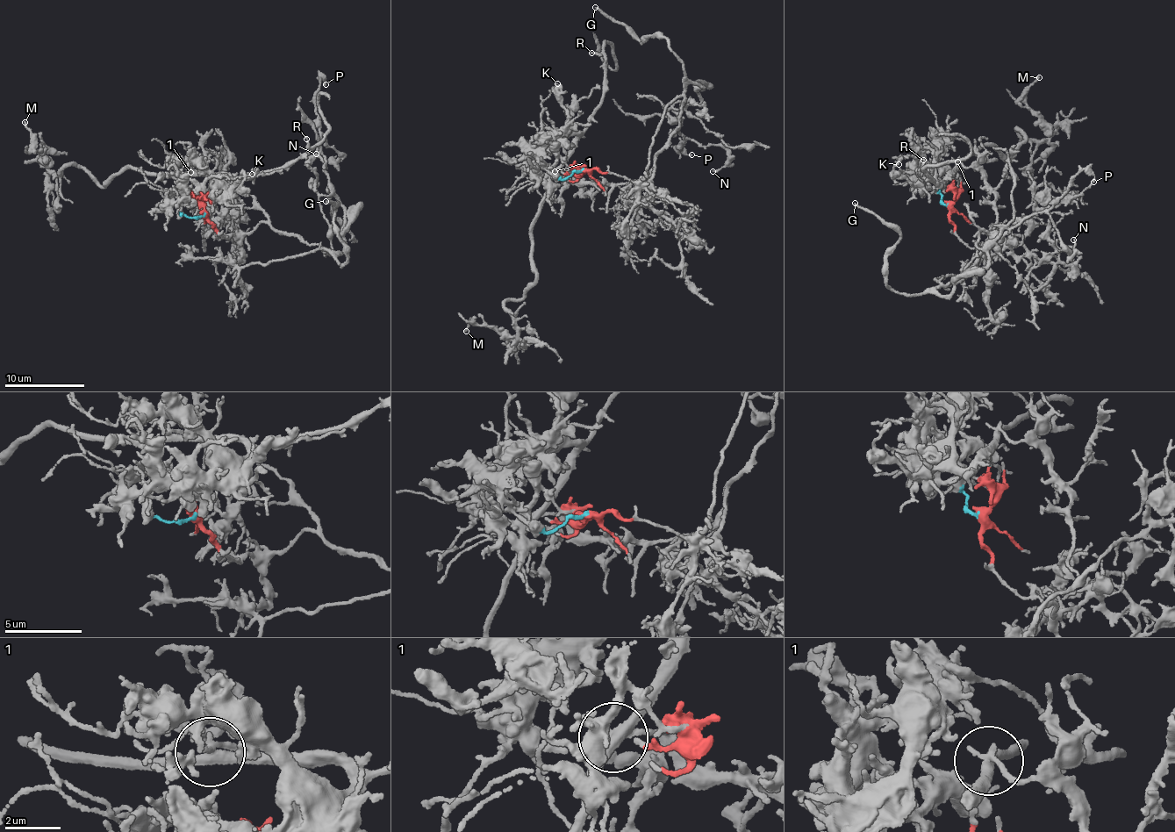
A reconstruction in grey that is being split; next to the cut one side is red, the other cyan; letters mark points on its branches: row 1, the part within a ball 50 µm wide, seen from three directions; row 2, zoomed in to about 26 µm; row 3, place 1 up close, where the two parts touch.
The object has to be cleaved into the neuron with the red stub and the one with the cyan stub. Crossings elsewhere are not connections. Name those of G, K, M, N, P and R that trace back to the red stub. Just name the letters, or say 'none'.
G, N, P

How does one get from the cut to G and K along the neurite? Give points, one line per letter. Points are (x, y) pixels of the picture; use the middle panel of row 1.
G: (583, 169), (650, 182), (684, 99), (684, 62), (667, 39), (658, 33), (642, 42), (595, 8)
K: (583, 169), (561, 178), (544, 168), (538, 154), (541, 104), (558, 82)

